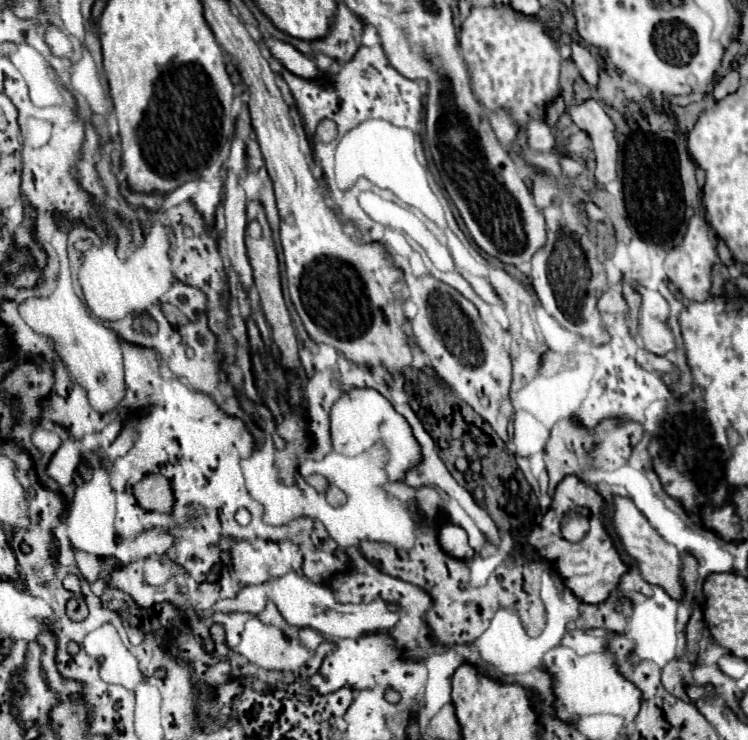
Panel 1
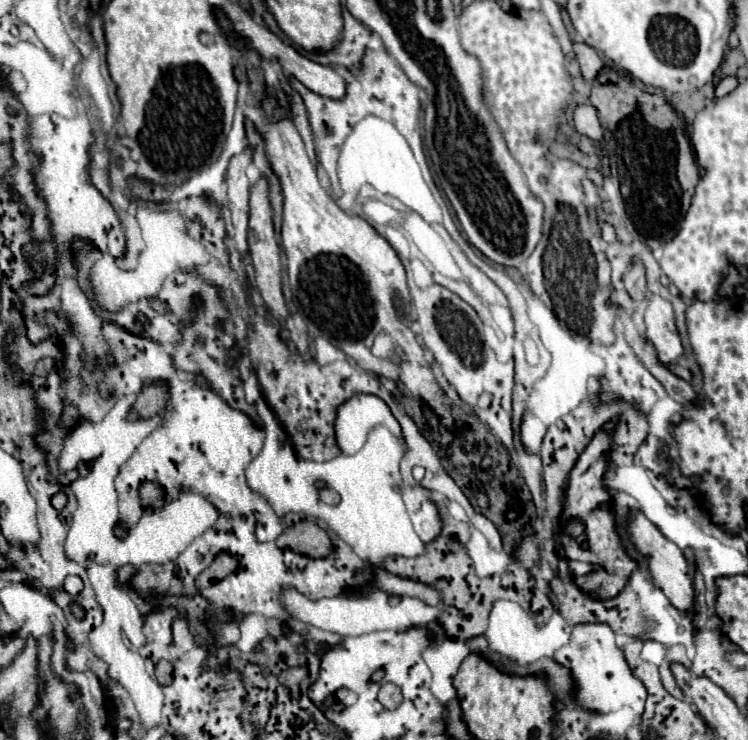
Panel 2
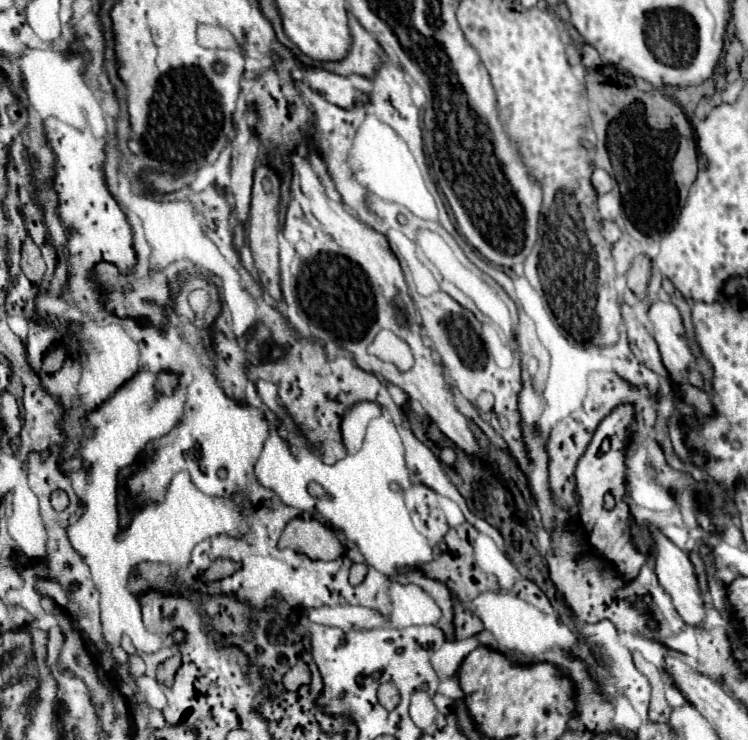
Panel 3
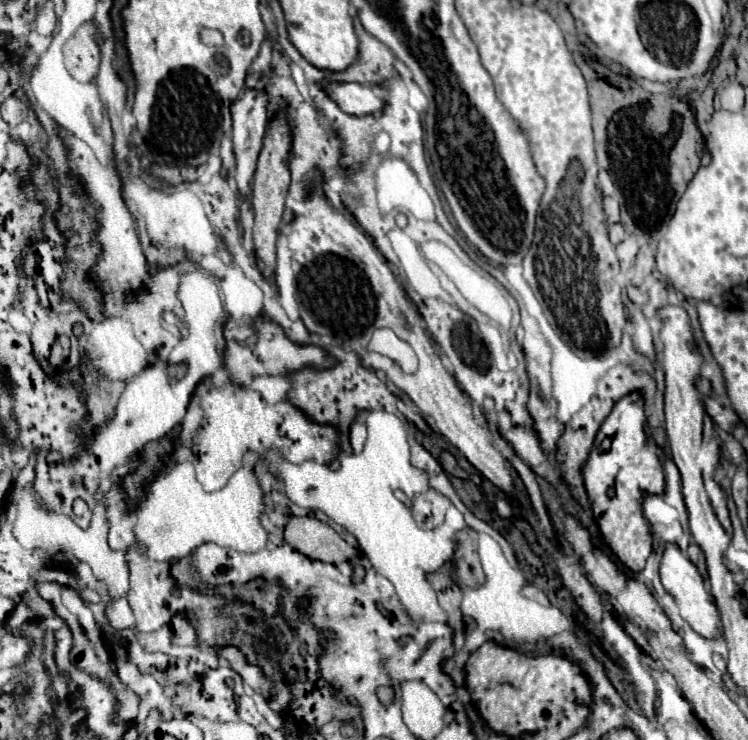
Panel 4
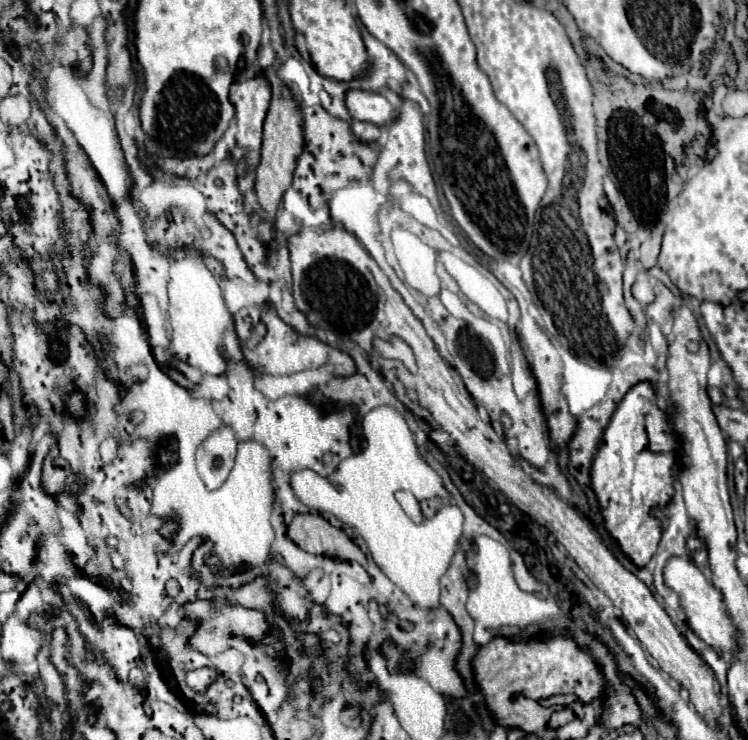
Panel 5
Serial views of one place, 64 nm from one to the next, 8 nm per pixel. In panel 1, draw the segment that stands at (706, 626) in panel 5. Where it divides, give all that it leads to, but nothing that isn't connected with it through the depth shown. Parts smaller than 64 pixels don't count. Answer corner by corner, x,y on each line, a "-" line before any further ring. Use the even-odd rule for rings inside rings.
614,496
614,530
620,536
620,542
626,550
626,554
636,560
642,578
650,584
662,586
672,598
680,600
684,594
684,588
680,584
680,554
674,546
666,544
656,534
656,530
648,524
648,520
642,516
642,512
634,506
634,502
630,498

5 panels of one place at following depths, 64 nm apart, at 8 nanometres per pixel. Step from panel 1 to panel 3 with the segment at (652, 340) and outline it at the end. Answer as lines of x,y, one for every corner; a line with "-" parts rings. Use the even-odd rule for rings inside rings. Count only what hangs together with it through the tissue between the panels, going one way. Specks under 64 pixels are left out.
658,300
650,306
648,318
652,322
652,336
662,354
662,362
670,372
670,380
674,384
686,382
686,370
688,364
694,362
694,356
686,344
678,308
672,302

